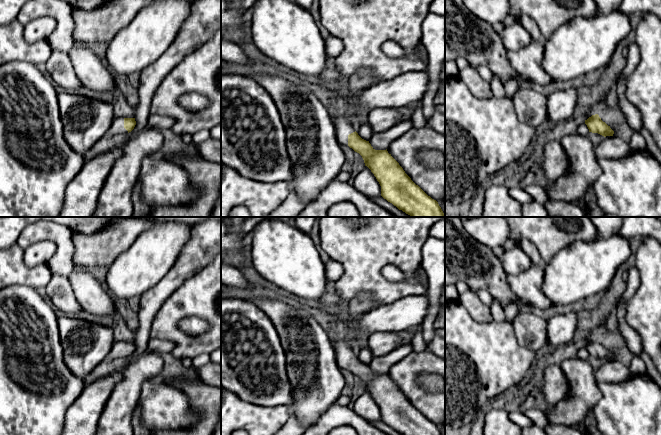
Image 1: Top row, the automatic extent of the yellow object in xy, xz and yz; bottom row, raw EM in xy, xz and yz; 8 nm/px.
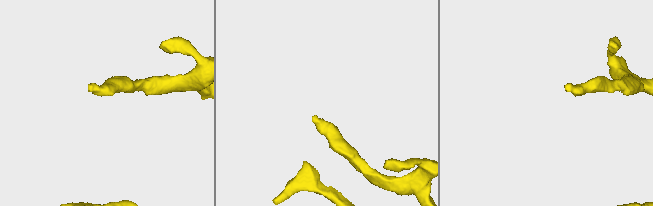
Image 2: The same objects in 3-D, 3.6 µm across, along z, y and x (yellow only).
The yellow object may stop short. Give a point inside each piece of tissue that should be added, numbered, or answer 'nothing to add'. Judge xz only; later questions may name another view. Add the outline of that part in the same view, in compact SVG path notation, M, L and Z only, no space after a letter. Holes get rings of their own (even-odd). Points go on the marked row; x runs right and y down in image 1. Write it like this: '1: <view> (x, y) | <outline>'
1: xz (343, 118) | M336 103L330 106L336 138L341 146L348 146L348 135L356 131L356 121L352 107L348 103Z

